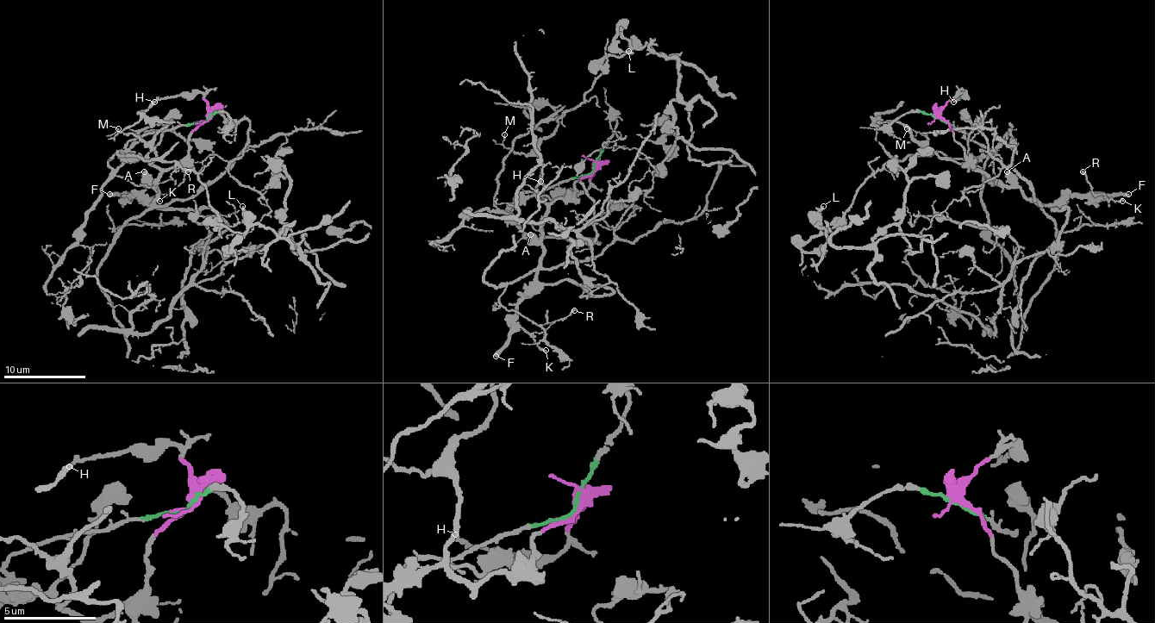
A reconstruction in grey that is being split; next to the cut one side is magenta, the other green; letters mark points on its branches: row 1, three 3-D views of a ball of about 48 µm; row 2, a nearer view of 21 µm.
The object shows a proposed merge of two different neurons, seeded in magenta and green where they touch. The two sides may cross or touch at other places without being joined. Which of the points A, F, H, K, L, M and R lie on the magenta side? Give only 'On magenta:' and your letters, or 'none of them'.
On magenta: A, F, H, K, M, R

